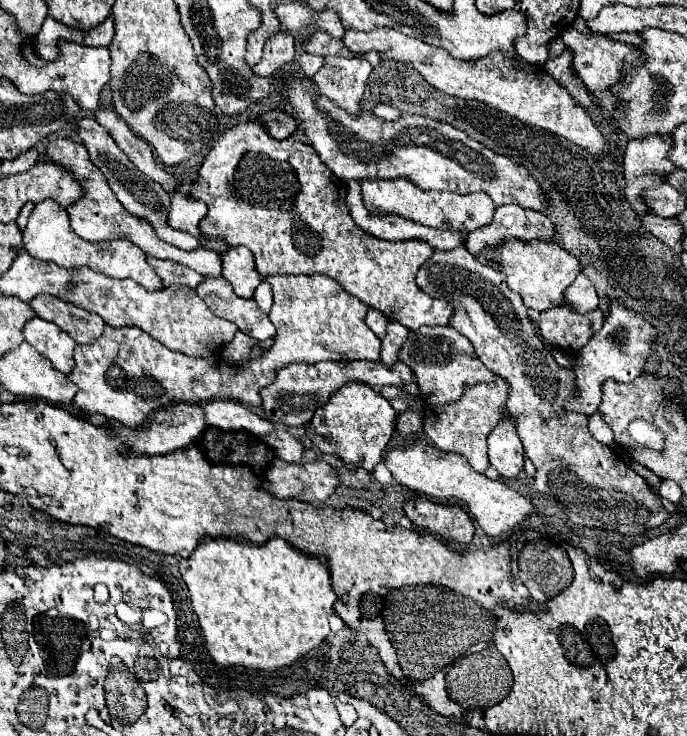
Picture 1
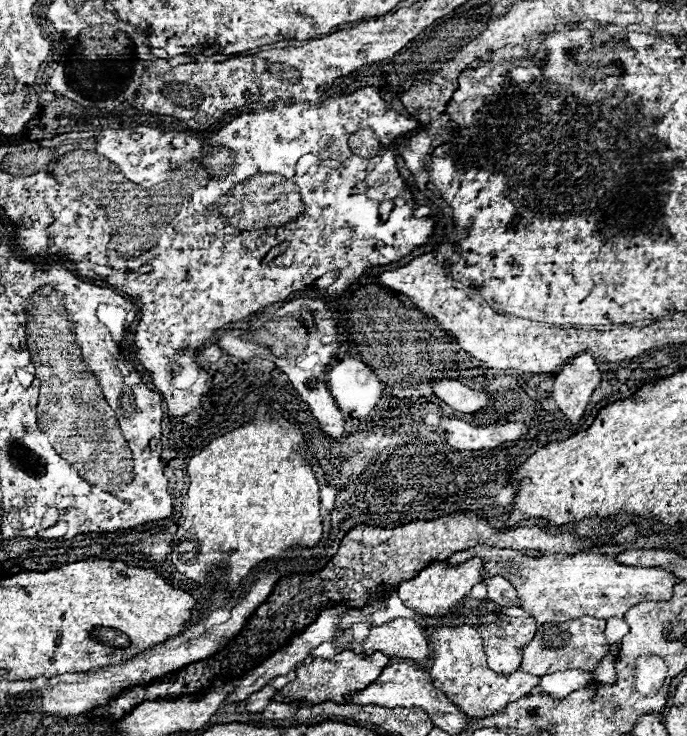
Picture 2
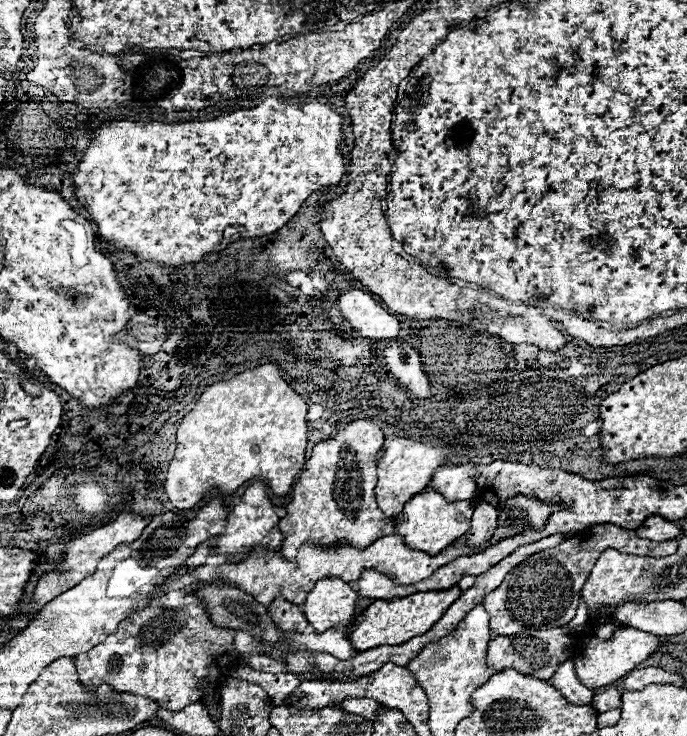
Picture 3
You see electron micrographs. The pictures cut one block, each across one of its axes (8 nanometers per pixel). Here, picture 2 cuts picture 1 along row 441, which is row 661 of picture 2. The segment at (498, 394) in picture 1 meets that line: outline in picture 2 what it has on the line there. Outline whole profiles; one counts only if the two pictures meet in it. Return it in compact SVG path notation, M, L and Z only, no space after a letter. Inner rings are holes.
M474 626L456 628L436 628L430 638L430 676L432 684L444 692L464 714L470 716L494 716L500 714L510 702L528 696L540 682L540 676L516 670L512 674L498 674L486 666L486 654L482 648L482 638Z

